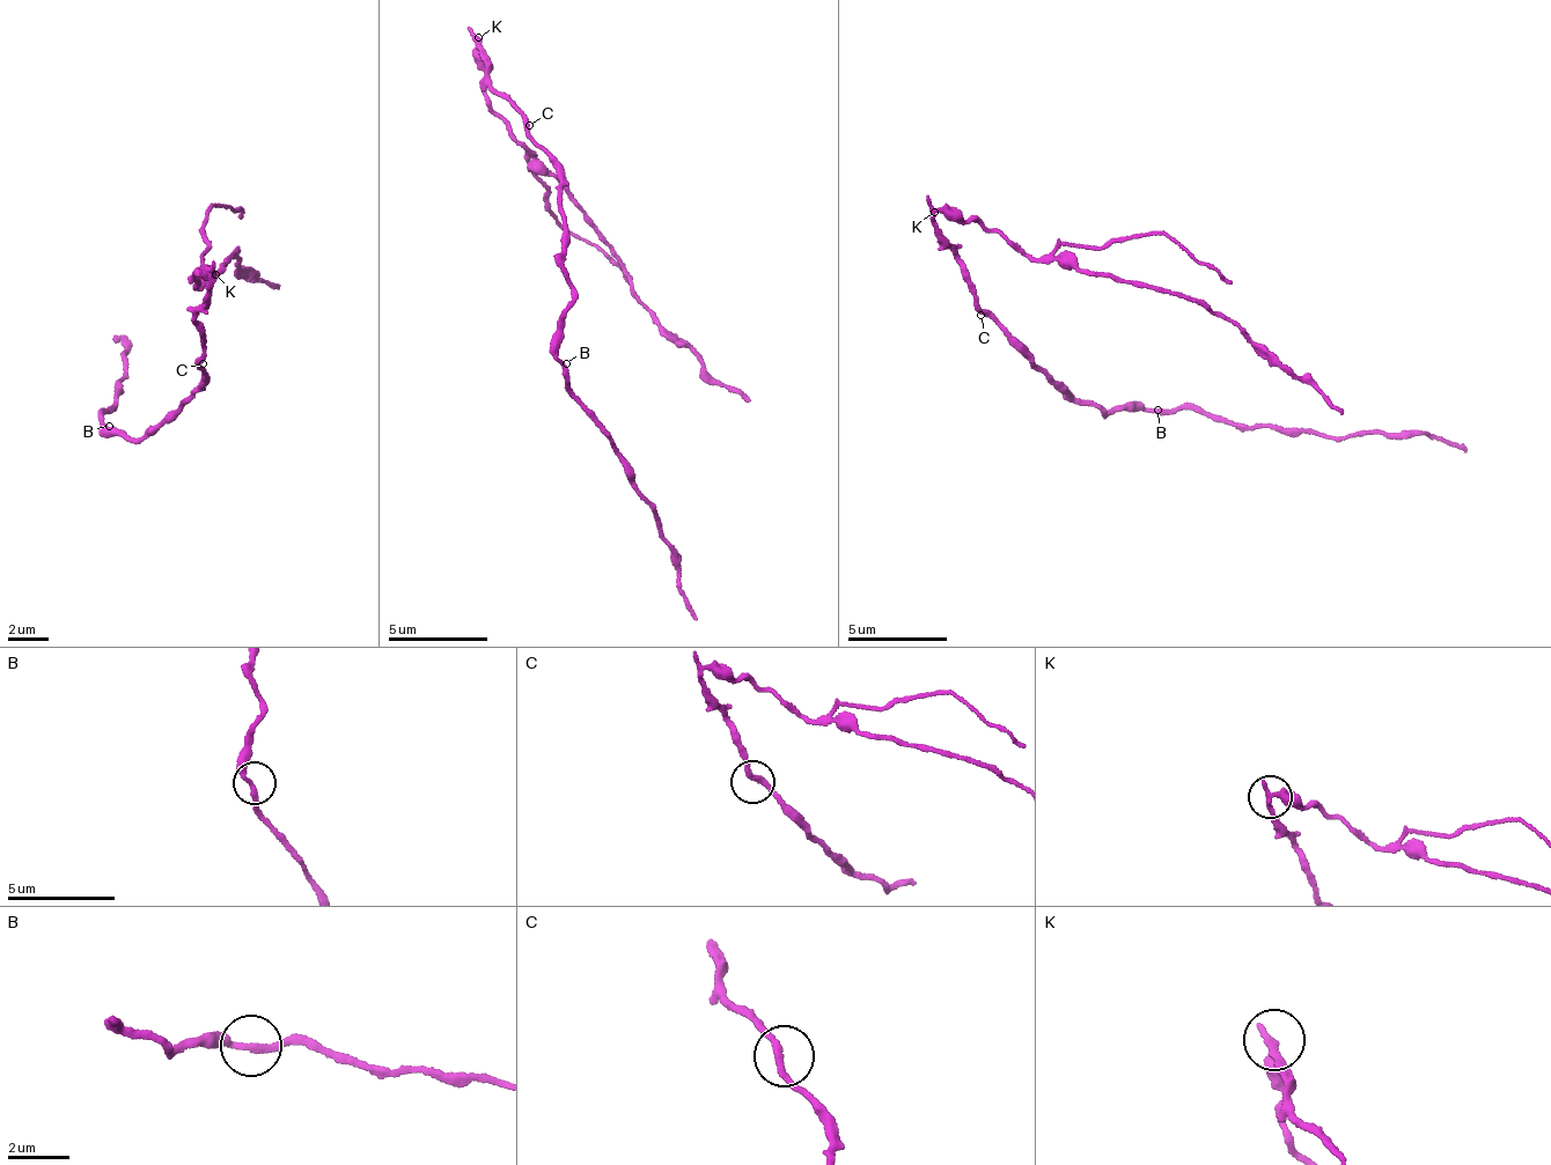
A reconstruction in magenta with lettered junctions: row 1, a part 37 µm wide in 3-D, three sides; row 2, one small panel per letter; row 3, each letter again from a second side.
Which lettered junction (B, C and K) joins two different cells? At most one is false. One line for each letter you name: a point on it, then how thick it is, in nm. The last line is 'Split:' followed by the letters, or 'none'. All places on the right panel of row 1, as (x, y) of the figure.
K: Place: (934, 212). Thickness 280 nm
Split: K

